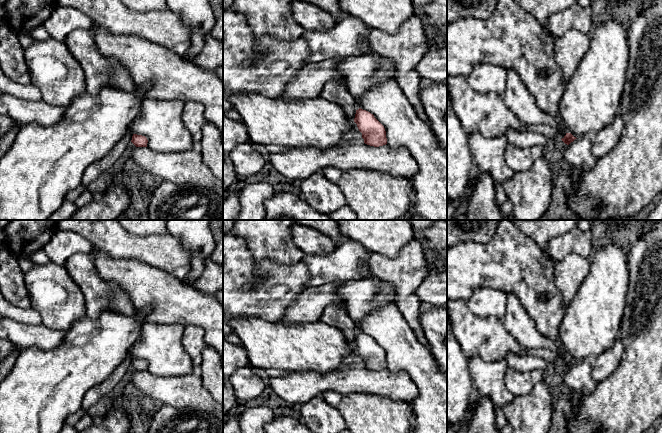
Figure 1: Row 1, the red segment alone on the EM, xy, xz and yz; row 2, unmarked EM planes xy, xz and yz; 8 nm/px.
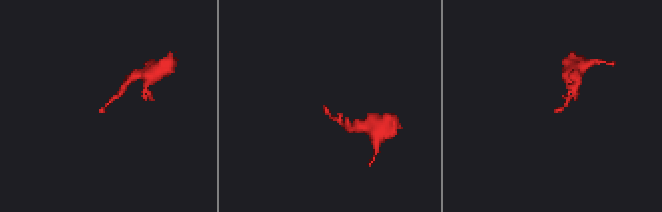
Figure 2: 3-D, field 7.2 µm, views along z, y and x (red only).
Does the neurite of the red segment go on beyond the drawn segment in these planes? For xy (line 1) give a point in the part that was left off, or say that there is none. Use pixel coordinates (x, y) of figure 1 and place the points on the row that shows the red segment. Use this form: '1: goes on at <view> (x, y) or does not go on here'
1: does not go on here

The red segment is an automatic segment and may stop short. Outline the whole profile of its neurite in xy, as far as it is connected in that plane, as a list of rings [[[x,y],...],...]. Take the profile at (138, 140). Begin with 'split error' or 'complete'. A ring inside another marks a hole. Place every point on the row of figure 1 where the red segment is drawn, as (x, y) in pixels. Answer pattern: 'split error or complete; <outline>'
complete; [[[133,134],[131,142],[136,147],[147,147],[148,140],[145,136]]]

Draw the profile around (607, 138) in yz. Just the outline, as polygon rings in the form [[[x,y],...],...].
[[[620,114],[606,127],[597,132],[595,141],[592,143],[592,153],[598,159],[605,156],[618,144],[622,138],[624,121]]]

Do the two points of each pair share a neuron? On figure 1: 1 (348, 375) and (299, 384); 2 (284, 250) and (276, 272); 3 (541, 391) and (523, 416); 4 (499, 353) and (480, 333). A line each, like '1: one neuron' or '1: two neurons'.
1: one neuron
2: two neurons
3: one neuron
4: one neuron

